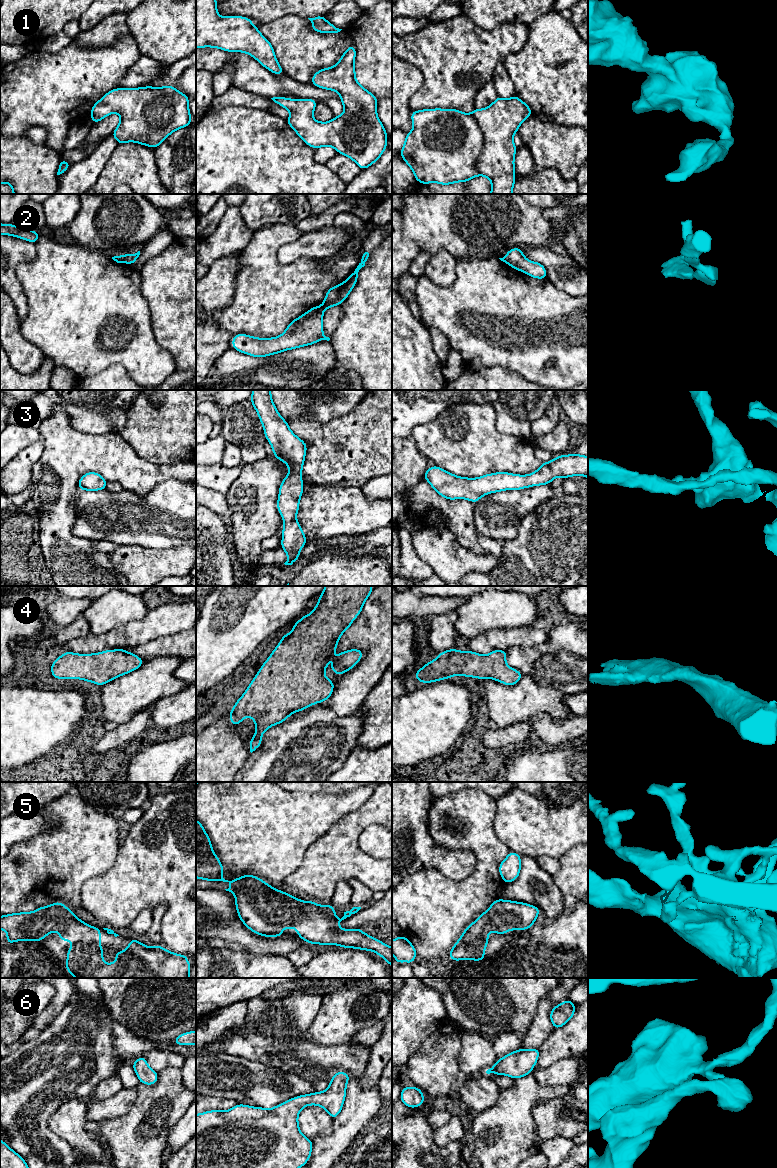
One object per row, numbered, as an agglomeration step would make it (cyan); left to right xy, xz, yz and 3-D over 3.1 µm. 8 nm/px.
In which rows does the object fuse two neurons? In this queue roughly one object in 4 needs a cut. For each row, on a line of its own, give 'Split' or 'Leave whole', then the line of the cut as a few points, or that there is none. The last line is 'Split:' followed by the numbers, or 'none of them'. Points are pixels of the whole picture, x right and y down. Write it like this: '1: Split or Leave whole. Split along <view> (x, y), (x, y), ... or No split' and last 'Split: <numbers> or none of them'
1: Leave whole. No split
2: Split. Split along xy (125, 255), (126, 262)
3: Leave whole. No split
4: Leave whole. No split
5: Leave whole. No split
6: Leave whole. No split
Split: 2

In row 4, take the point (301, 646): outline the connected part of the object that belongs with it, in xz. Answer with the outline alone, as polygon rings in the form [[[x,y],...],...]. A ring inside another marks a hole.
[[[325,586],[312,612],[294,623],[290,633],[282,635],[281,642],[229,712],[232,725],[240,724],[245,717],[253,718],[256,732],[249,741],[251,753],[261,745],[262,734],[268,728],[332,695],[334,682],[326,678],[324,670],[341,635],[360,615],[372,591],[372,586]]]

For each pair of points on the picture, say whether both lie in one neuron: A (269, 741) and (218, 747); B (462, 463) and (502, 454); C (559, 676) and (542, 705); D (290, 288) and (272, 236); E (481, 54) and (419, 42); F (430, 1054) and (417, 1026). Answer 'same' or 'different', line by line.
A: different
B: same
C: different
D: same
E: same
F: different

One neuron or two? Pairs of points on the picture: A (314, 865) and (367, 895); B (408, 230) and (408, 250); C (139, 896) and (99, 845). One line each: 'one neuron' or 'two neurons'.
A: two neurons
B: two neurons
C: two neurons

